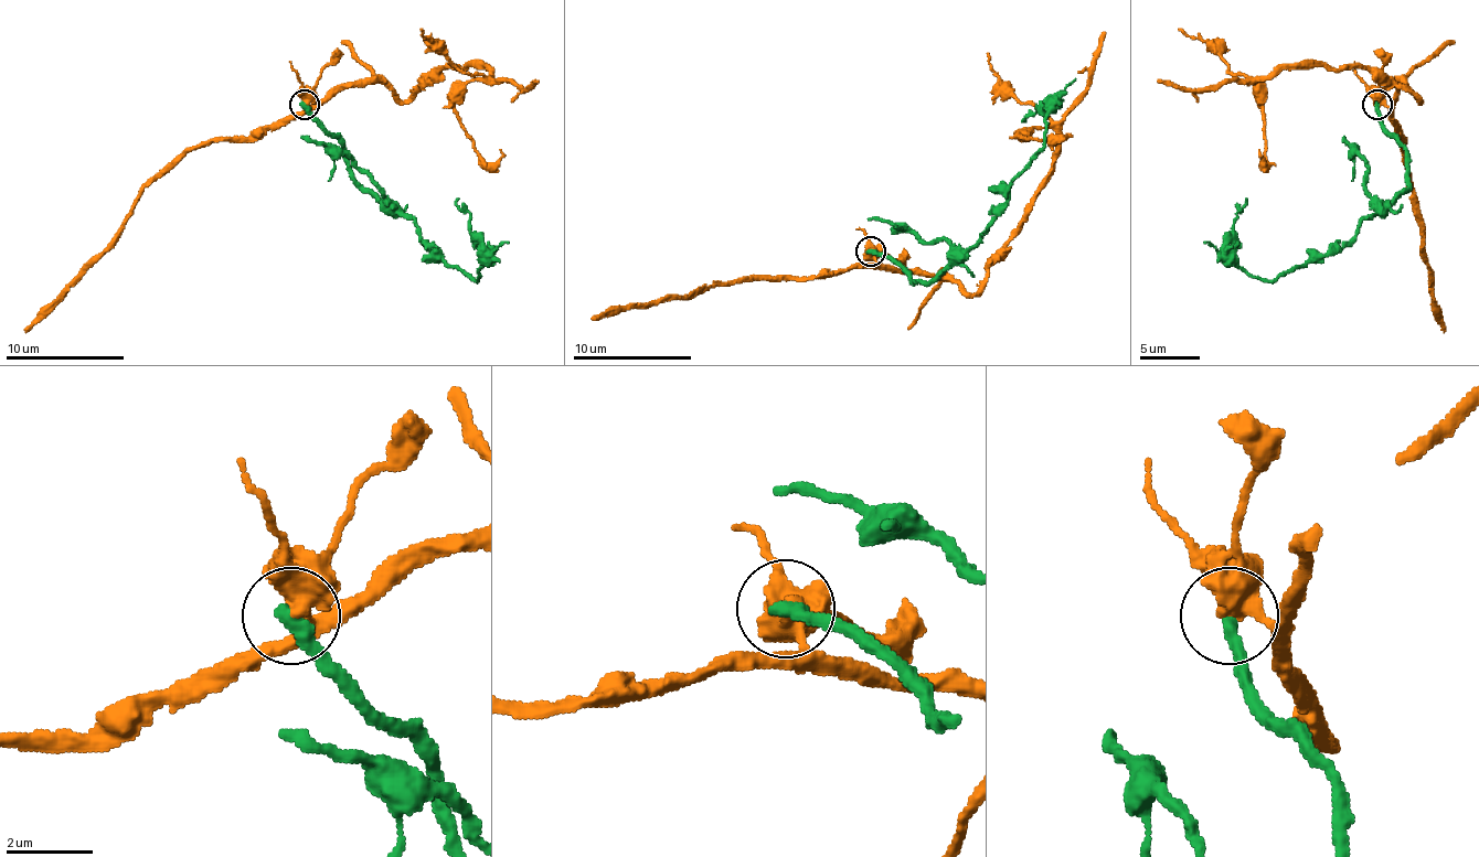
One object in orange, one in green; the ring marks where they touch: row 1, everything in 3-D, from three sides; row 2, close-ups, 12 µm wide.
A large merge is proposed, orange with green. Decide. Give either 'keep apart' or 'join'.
keep apart

